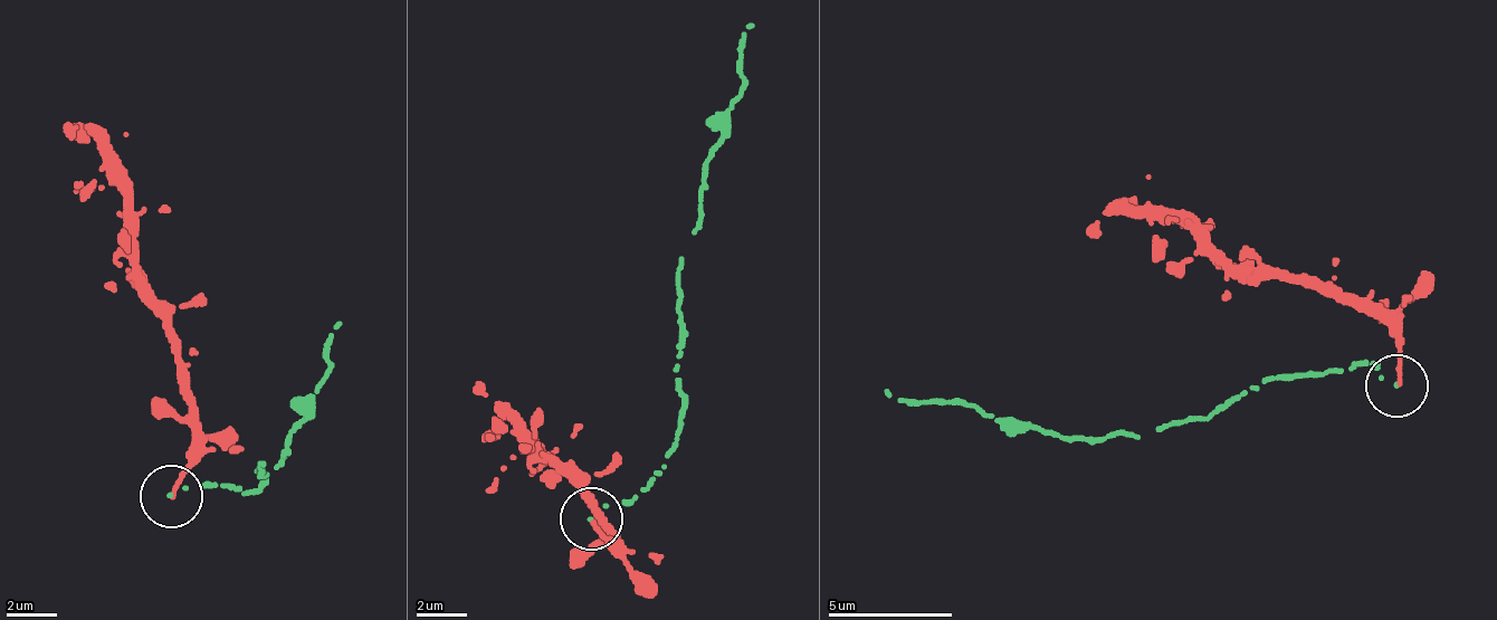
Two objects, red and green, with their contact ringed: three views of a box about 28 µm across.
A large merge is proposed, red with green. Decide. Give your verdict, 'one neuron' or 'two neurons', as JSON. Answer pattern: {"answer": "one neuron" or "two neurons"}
{"answer": "two neurons"}

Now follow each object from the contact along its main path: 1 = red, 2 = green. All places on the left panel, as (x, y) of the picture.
1: (172, 499), (191, 454), (186, 379), (162, 318), (137, 276), (139, 216), (84, 126), (66, 127)
2: (172, 496), (217, 484), (261, 490), (258, 459), (277, 470), (305, 403), (324, 380), (326, 339), (339, 321)

